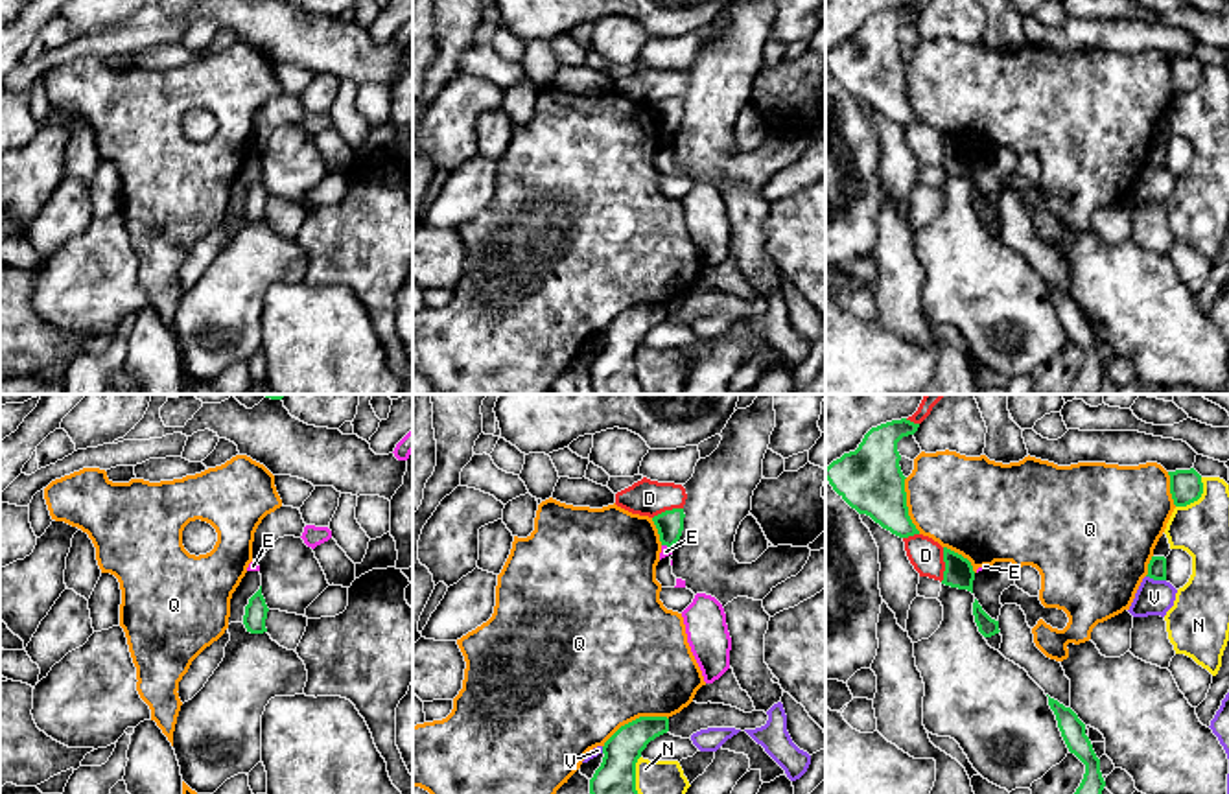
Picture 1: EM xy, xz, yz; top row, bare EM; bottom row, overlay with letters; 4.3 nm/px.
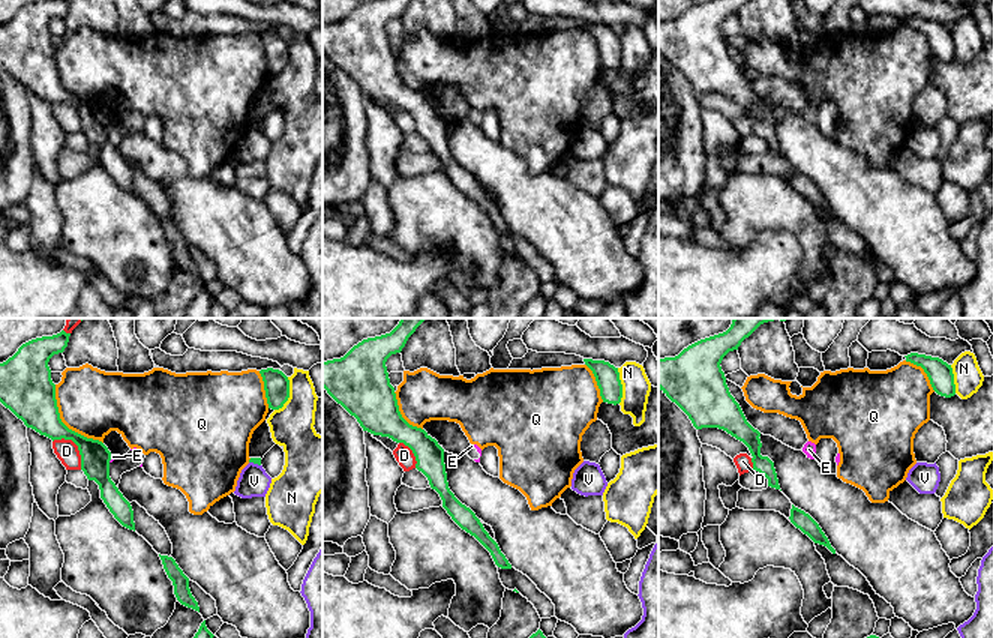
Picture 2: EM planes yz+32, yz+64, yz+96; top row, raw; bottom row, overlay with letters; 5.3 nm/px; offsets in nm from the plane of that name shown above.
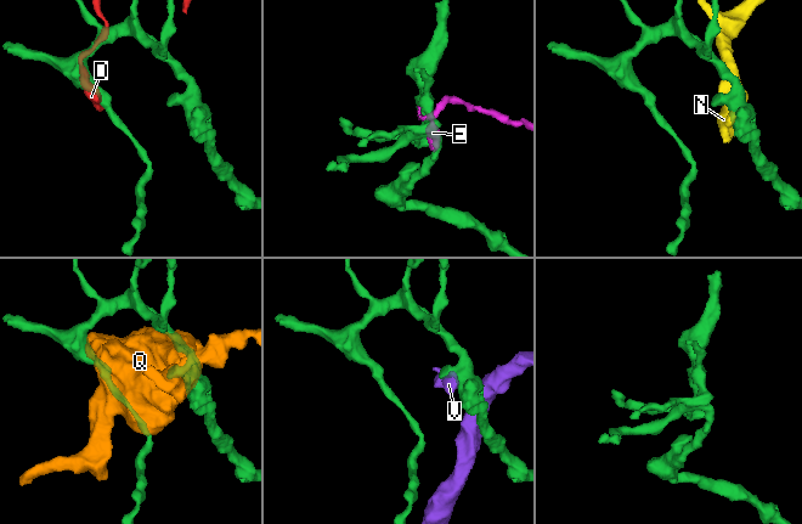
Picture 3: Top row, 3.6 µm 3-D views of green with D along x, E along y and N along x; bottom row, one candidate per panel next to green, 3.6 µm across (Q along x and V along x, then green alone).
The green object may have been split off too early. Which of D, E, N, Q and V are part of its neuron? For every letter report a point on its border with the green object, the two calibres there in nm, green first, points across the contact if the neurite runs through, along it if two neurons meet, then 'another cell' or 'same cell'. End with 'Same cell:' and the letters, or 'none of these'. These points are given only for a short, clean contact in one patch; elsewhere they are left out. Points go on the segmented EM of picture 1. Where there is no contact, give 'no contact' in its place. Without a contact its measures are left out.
D: meets green in yz at (946, 564); 130 nm thick on the green side, 150 nm on the other; another cell
E: meets green in xz at (667, 546); 120 nm thick on the green side, 50 nm on the other; border along xz (662, 544), (671, 548); another cell
N: meets green in yz at (1196, 500); 140 nm thick on the green side, 240 nm on the other; another cell
Q: meets green in xz at (636, 719); 160 nm thick on the green side, 500 nm on the other; another cell
V: meets green in yz at (1156, 579); 80 nm thick on the green side, 160 nm on the other; border along yz (1147, 575), (1165, 581); another cell
Same cell: none of these

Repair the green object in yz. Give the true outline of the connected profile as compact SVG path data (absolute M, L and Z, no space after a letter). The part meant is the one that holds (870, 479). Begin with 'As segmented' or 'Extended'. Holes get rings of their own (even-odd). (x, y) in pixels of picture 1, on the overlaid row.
As segmented. M907 418L872 427L855 451L825 468L825 479L851 508L899 538L919 534L908 516L897 451L897 442L918 427Z

